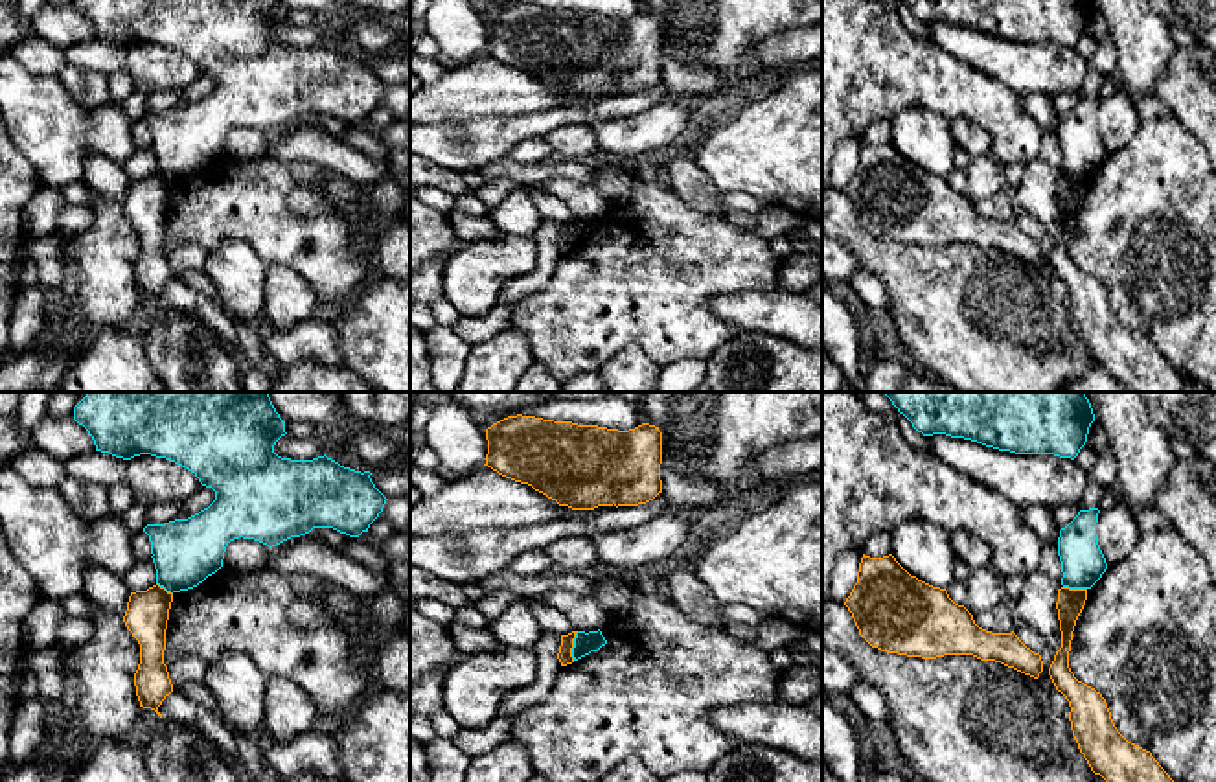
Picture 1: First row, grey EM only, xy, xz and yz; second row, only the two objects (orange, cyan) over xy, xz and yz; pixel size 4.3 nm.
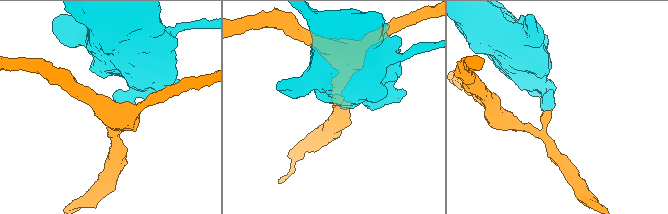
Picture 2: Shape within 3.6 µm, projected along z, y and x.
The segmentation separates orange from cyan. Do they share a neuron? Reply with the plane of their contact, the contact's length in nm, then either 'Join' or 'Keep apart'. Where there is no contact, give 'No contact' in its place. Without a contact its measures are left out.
Touches orange in xz. Shared border 130 nm. Keep apart

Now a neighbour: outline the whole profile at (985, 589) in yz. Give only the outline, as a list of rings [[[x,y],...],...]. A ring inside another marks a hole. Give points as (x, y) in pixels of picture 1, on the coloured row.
[[[990,567],[973,569],[968,578],[968,598],[964,607],[971,615],[984,613],[1004,600],[1004,580]]]

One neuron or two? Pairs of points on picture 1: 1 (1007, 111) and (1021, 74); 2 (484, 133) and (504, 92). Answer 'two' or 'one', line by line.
1: two
2: two

